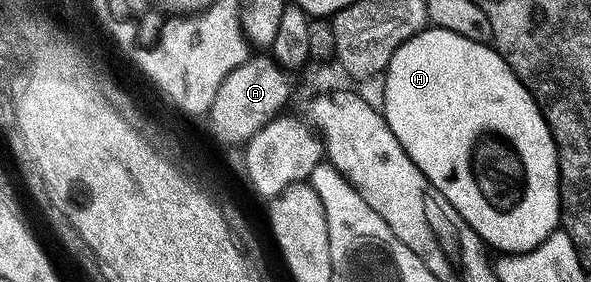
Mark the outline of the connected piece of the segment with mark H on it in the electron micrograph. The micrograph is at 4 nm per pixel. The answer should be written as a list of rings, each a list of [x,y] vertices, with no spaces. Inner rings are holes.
[[[430,26],[428,29],[420,31],[415,37],[411,37],[391,57],[388,67],[383,72],[386,85],[386,99],[383,114],[387,125],[391,125],[391,133],[403,145],[407,157],[419,165],[419,169],[451,201],[451,205],[471,225],[471,229],[481,238],[482,243],[493,247],[497,253],[508,253],[511,255],[521,255],[524,251],[535,249],[548,235],[558,230],[561,222],[561,198],[559,197],[559,181],[557,180],[557,150],[555,141],[551,137],[549,127],[545,119],[541,116],[541,109],[537,102],[531,97],[531,93],[515,77],[515,73],[505,64],[503,57],[492,46],[467,41],[467,37],[459,37],[459,33],[451,33],[447,29],[439,29]]]

